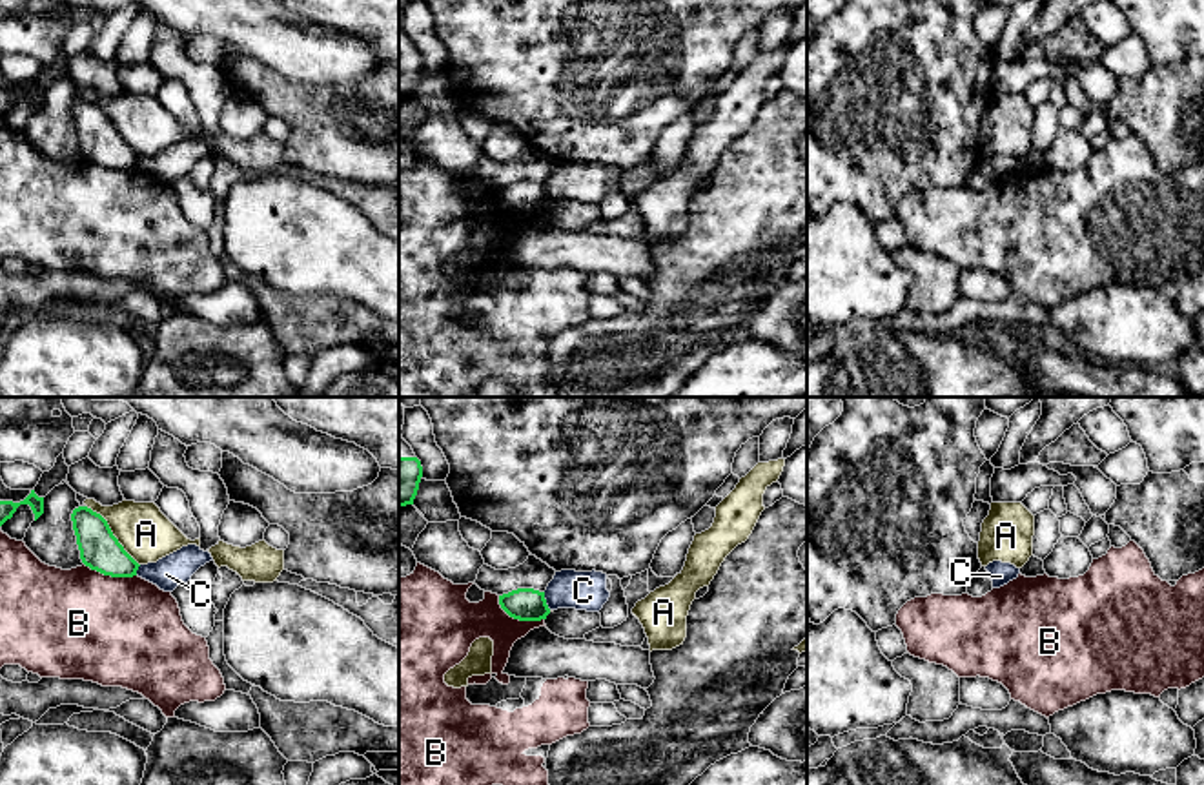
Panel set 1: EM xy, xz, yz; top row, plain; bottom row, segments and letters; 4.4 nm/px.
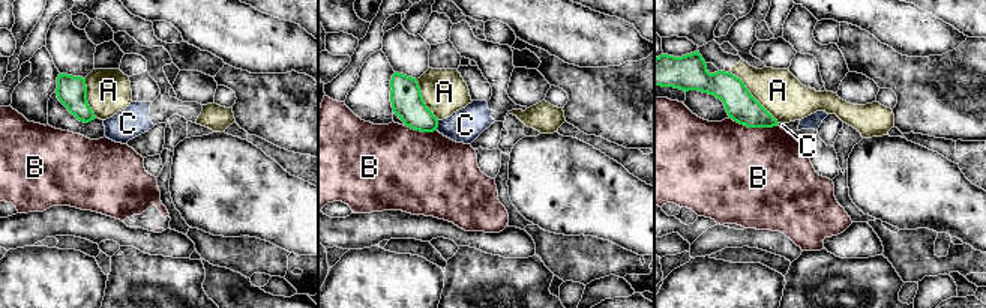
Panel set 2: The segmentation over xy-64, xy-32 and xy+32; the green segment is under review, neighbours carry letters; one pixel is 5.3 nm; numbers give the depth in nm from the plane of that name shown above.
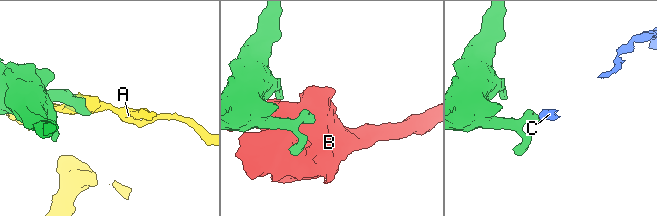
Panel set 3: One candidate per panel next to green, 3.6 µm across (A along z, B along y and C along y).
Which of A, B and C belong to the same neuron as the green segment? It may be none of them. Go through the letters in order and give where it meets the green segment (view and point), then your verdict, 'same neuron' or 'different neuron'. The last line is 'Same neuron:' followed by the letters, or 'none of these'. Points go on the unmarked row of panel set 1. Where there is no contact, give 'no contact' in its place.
A: xy (112, 126) | different neuron
B: xz (518, 210) | different neuron
C: xz (545, 193) | different neuron
Same neuron: none of these

